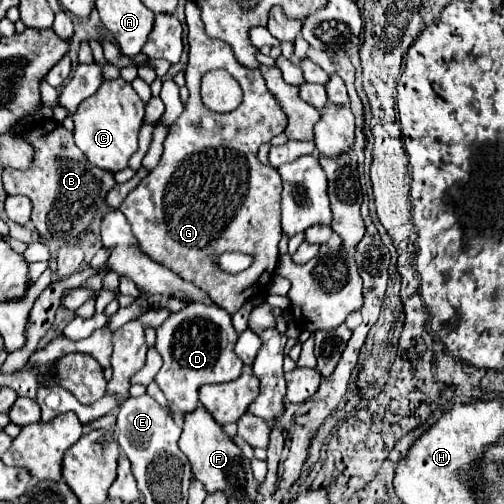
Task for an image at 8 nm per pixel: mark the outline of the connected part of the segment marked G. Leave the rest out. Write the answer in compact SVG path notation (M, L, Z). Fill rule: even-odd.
M194 1L186 3L186 23L188 23L188 43L190 43L190 59L186 67L186 87L190 91L188 103L182 115L174 121L164 139L164 153L160 163L140 181L136 189L122 201L120 211L132 225L132 233L140 243L140 249L154 261L164 267L178 271L182 279L196 283L202 291L212 295L212 301L226 309L230 315L236 313L244 301L260 295L260 291L268 289L272 275L278 265L278 243L282 239L280 231L280 191L282 181L274 167L262 165L256 159L258 147L270 141L274 135L286 129L286 113L280 103L268 91L260 69L246 69L238 63L232 49L218 39L210 39L204 31L204 23L200 19L200 9ZM212 69L226 69L242 87L244 99L242 103L228 113L210 111L200 99L200 79L204 73ZM226 251L240 251L254 255L256 261L236 275L218 269L218 257Z

